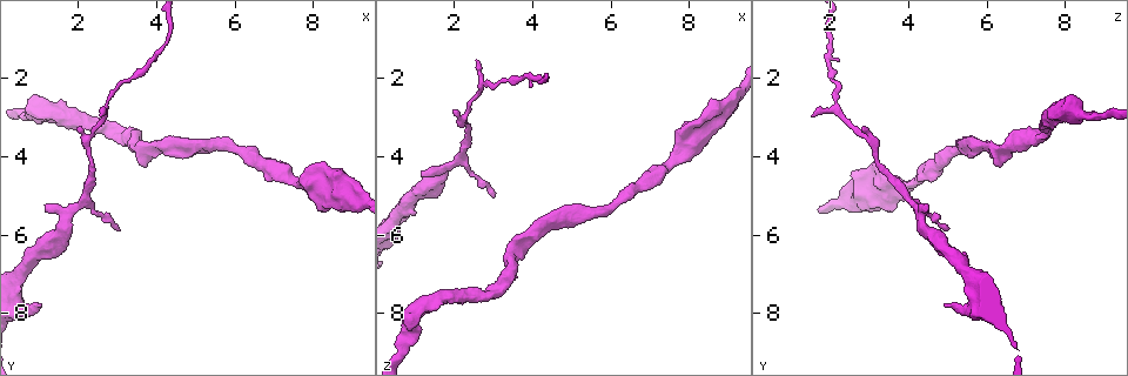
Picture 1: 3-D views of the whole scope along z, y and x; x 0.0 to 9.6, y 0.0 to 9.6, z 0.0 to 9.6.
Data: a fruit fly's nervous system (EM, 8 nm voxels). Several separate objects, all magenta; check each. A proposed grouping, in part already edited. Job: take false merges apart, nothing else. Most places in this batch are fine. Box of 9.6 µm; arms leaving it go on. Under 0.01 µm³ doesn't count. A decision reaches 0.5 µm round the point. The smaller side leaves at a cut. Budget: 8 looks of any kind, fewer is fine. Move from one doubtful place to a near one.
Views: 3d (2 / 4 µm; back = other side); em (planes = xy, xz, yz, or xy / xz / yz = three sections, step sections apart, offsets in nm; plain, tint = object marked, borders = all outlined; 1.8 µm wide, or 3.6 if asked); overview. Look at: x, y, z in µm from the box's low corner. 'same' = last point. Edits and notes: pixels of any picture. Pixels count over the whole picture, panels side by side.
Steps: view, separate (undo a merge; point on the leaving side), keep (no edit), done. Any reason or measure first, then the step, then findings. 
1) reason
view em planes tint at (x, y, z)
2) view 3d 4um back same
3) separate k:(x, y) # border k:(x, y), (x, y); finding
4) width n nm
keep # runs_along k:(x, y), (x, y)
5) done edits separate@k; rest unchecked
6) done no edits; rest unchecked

a narrow waist
view em planes tint at (2.40, 3.25, 2.65)

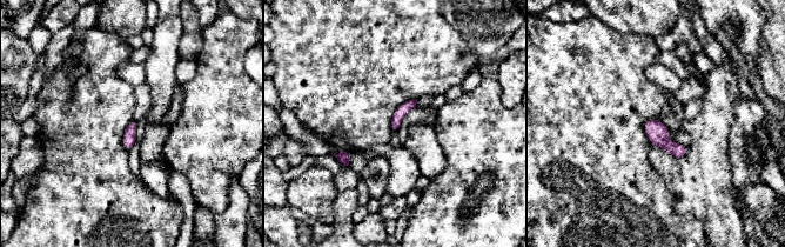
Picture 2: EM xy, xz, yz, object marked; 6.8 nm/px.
keep # continuous, no second cell

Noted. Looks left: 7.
sharp bend
view 3d 4um at (2.00, 5.20, 4.15)

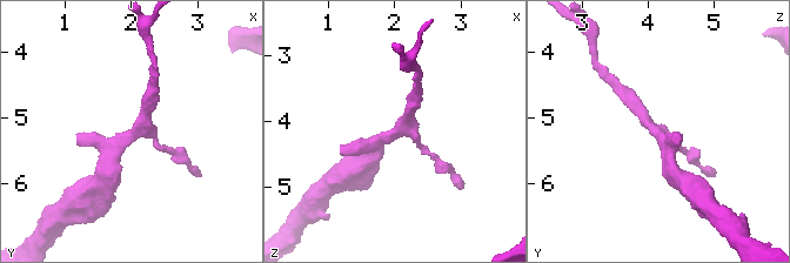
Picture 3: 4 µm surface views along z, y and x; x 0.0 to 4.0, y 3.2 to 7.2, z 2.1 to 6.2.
arms 4
view em xz step 16 tint at (2.05, 5.30, 4.15)

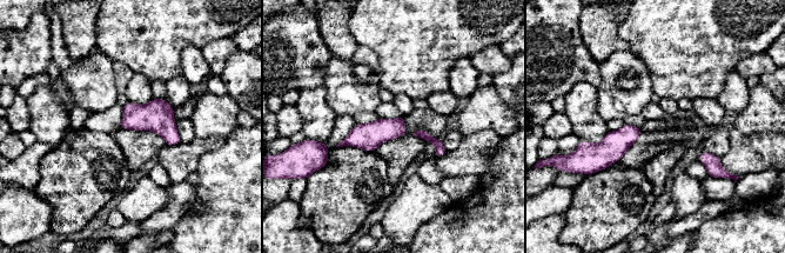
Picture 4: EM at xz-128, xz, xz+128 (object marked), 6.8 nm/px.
keep # continuous, no second cell

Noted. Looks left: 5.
sudden change in width
view em 3.6um xy step 8 tint at (0.80, 3.00, 8.45)

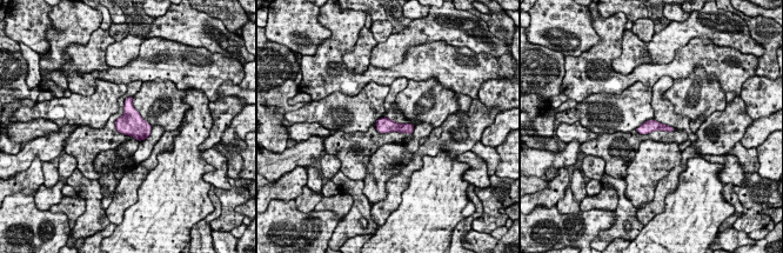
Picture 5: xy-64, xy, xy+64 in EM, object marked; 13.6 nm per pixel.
view em 3.6um planes tint same

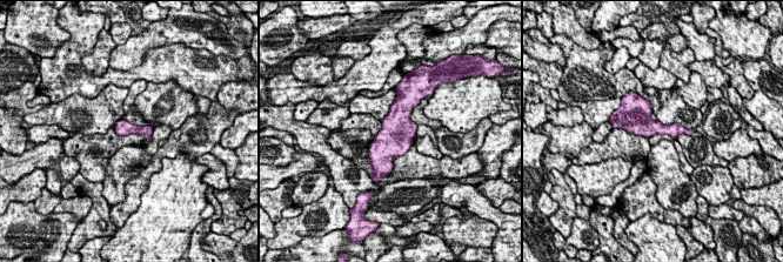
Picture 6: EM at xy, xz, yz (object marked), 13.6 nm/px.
keep # continuous, no second cell

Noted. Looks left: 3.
done no edits; rest unchecked

